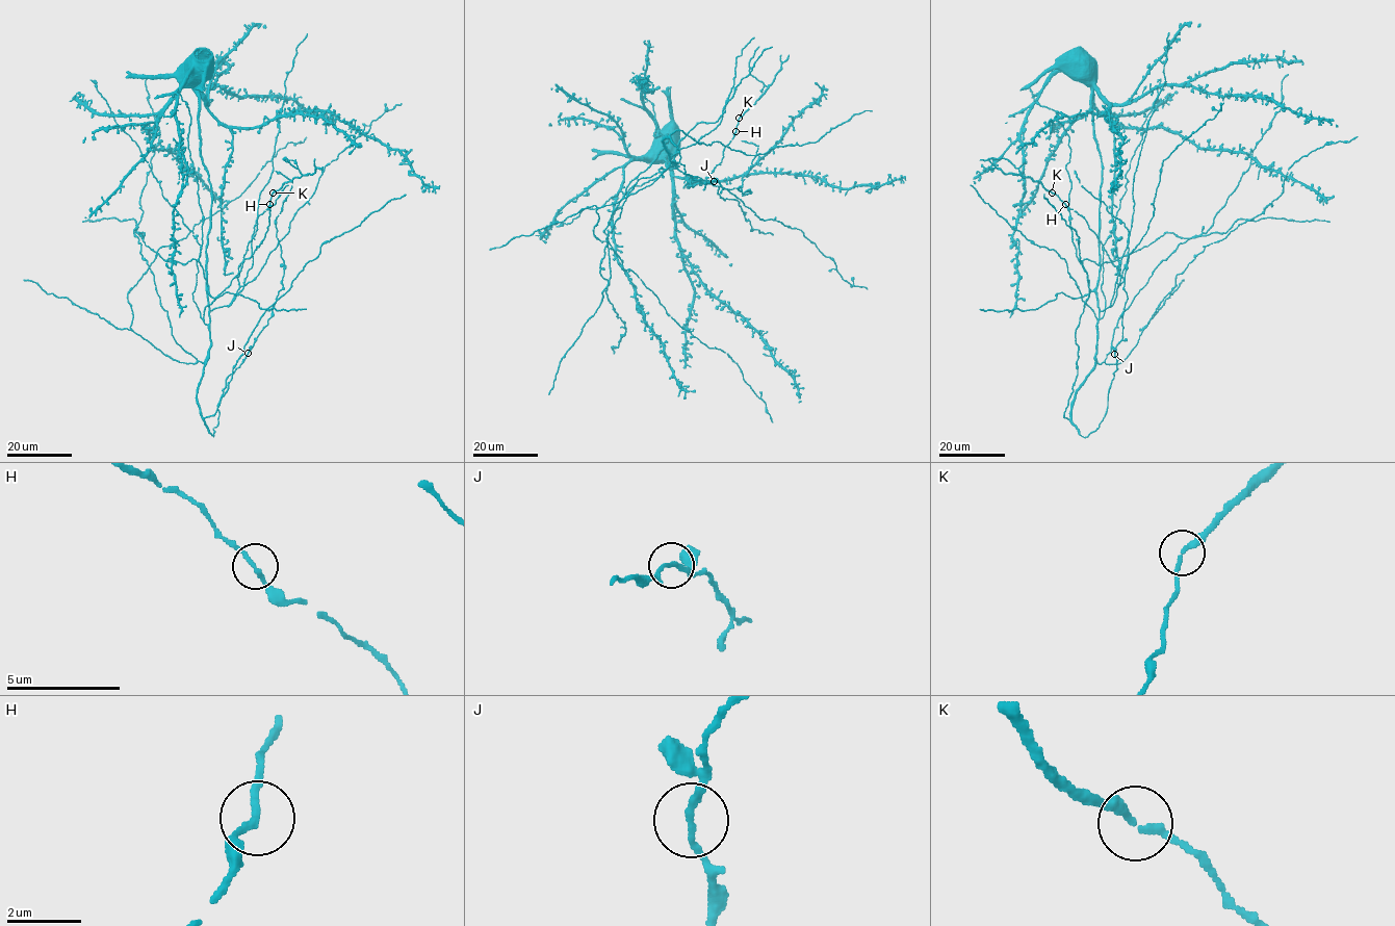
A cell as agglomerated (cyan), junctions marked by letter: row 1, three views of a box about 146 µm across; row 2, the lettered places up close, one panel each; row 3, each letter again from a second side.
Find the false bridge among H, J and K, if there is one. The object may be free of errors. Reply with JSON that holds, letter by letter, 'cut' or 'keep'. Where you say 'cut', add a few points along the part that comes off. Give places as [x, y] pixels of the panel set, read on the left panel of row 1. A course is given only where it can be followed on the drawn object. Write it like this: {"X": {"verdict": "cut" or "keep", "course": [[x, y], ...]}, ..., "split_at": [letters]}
{"H": {"verdict": "keep"}, "J": {"verdict": "keep"}, "K": {"verdict": "keep"}, "split_at": []}

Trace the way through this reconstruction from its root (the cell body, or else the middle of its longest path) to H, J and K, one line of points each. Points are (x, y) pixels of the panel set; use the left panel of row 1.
H: (208, 294), (210, 310), (230, 304), (239, 286), (238, 266), (255, 234), (257, 217), (269, 204)
J: (208, 294), (211, 346), (197, 401), (200, 415), (213, 436), (226, 379), (248, 353)
K: (208, 294), (210, 310), (231, 301), (239, 286), (238, 266), (273, 193)

